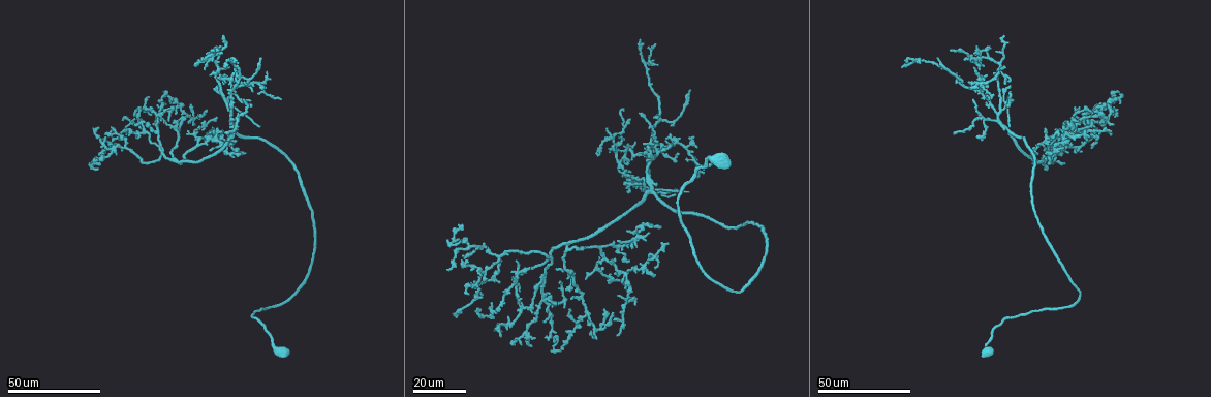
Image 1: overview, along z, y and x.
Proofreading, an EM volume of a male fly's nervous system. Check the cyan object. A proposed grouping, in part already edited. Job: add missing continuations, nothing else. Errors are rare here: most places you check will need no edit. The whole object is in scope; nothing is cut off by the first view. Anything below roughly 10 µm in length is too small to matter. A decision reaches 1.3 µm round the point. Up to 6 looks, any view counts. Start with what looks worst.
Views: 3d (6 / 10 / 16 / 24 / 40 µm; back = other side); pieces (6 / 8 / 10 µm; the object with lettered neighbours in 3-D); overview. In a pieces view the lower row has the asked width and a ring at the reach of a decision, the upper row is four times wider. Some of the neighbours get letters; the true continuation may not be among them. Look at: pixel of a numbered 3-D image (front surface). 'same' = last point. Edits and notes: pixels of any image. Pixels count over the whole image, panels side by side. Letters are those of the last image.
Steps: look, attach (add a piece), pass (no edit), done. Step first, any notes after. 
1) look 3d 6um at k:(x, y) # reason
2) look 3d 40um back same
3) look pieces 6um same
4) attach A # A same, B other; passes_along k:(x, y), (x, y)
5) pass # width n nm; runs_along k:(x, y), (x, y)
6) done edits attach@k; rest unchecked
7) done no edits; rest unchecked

look 3d 24um at 1:(99, 128) # long arm stops here

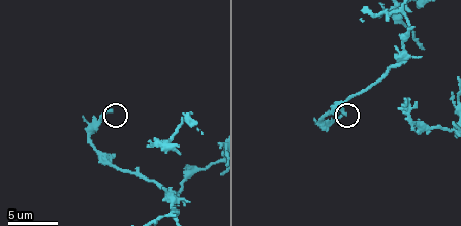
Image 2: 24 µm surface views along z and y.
look pieces 10um at 2:(111, 109)

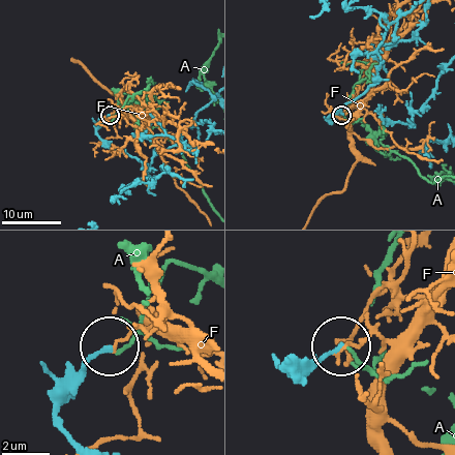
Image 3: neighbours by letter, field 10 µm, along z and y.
pass # width 180 nm; A other, F other; runs_along 3:(291, 358), (319, 358), (340, 347); no lettered piece goes on from it

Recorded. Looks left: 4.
look 3d 40um at 1:(1091, 113) # free end

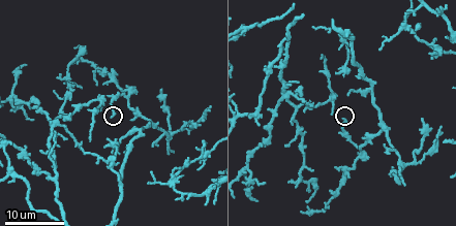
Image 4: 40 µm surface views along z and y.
look pieces 10um at 4:(342, 120)

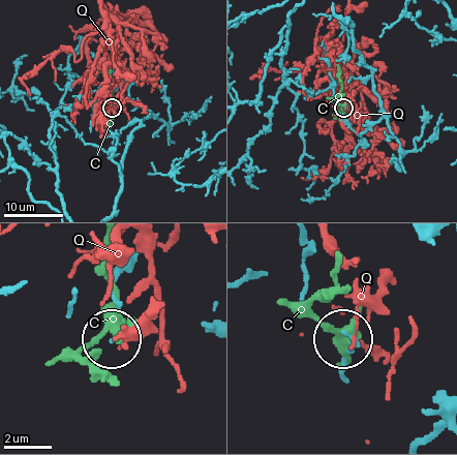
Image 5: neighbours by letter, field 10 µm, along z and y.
pass # C other, Q other; no lettered piece goes on from it

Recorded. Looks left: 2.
look 3d 40um at 1:(628, 192) # free end

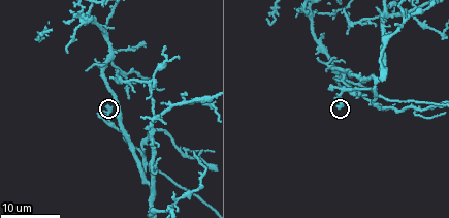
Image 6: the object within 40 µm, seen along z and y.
look pieces 10um at 6:(106, 105) # see the neighbours

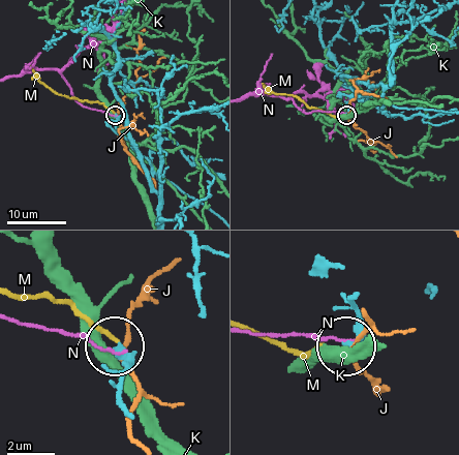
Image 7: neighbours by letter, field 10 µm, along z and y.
attach M # J other, K other, M same, N other; passes_along 7:(123, 397), (123, 362), (116, 340), (70, 306), (17, 297); the neuron continues

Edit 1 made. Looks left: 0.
done edits attach@7; rest unchecked

